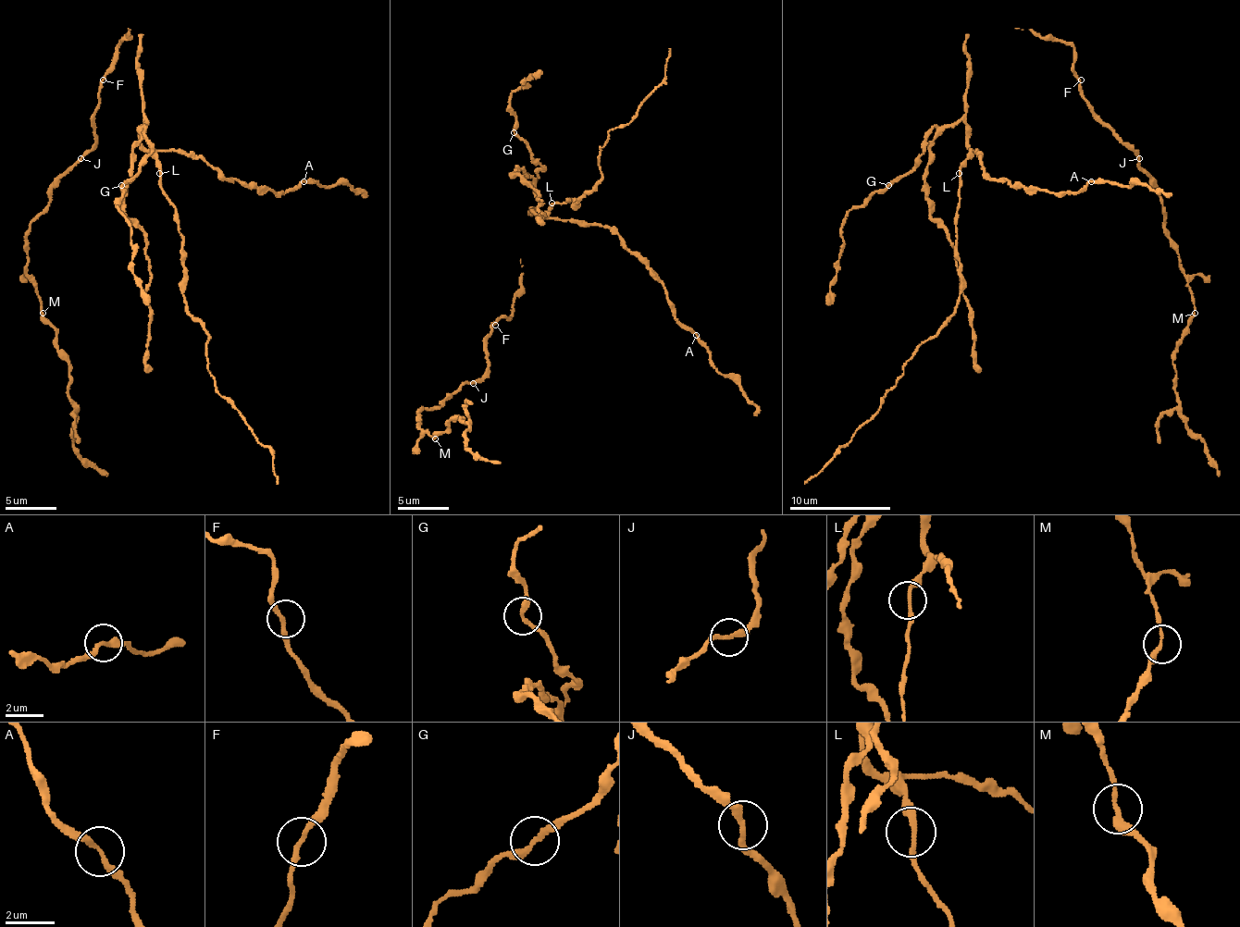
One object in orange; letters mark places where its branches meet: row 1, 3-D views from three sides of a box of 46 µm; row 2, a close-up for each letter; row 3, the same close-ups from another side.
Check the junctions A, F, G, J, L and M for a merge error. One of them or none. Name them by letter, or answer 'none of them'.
none of them

